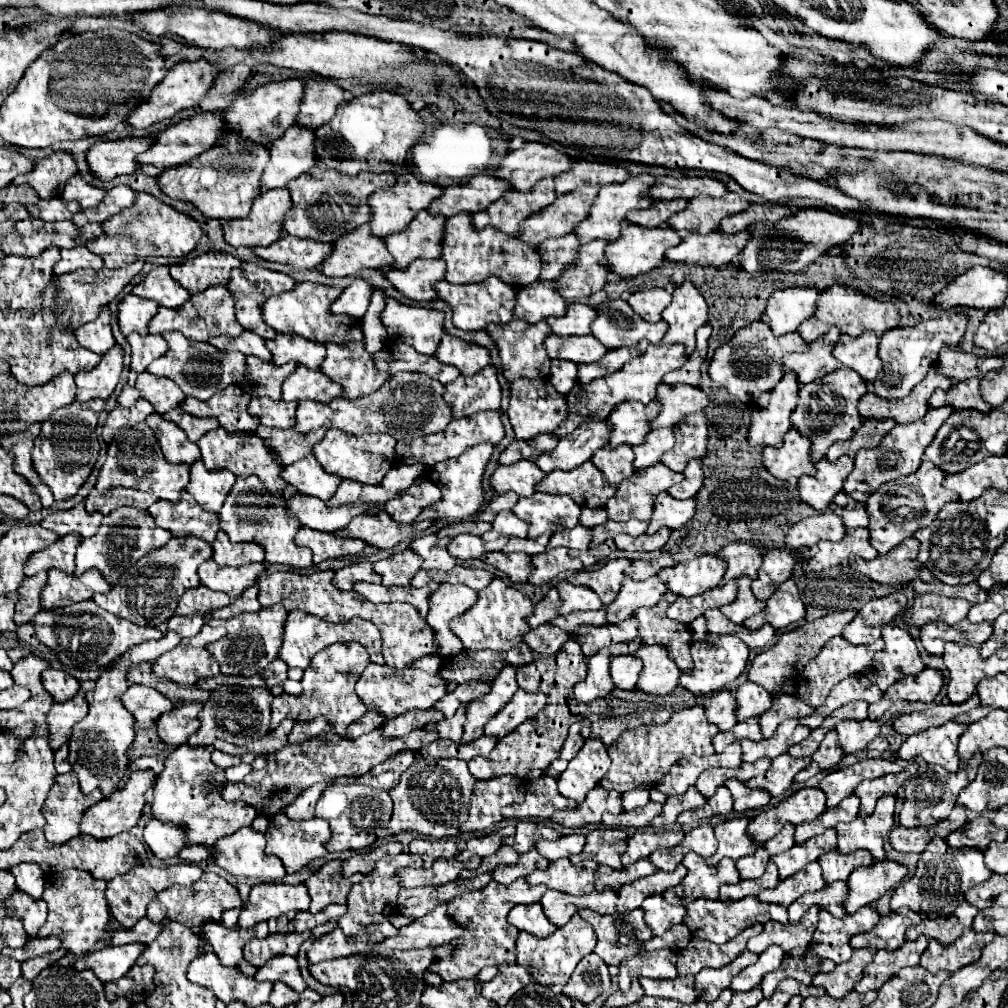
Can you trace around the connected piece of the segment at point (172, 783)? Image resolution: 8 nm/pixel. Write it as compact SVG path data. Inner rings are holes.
M180 746L176 748L164 764L164 772L154 784L152 814L160 822L180 824L186 832L186 846L202 844L208 848L210 856L216 854L216 840L234 834L242 826L252 826L256 810L246 802L224 802L220 788L224 786L224 770L216 768L210 760L212 746Z

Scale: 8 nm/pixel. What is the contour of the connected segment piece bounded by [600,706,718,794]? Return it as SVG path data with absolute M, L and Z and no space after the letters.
M702 706L686 708L680 712L674 712L670 720L662 726L640 726L636 730L622 732L620 740L608 748L608 754L612 758L612 766L608 774L600 780L600 786L606 790L616 790L620 794L634 790L634 788L646 788L650 790L672 764L676 764L682 758L688 758L692 754L696 756L710 756L714 754L712 738L718 734L716 724L708 722L704 716Z

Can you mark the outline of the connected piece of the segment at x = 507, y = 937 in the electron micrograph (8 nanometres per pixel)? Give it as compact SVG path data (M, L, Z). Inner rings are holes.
M524 878L514 880L512 884L496 884L490 880L482 890L468 892L452 902L448 902L448 914L456 918L458 924L464 924L464 936L452 944L434 948L434 962L428 966L430 972L438 974L444 982L456 982L462 978L476 976L486 966L516 964L516 936L518 930L506 922L508 912L518 904L534 904L544 896L542 886L530 886Z

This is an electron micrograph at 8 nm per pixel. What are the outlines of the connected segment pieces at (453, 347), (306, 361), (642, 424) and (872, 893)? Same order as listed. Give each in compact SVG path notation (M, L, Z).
M448 334L442 336L434 356L442 364L456 366L460 370L460 374L464 374L464 376L474 376L476 372L480 372L484 366L490 364L490 356L482 346L468 344L460 338L452 338Z
M278 334L274 340L266 340L266 348L272 352L272 364L296 362L306 368L320 368L326 356L324 344L310 342L302 336Z
M656 400L652 404L640 404L640 402L618 404L606 420L612 426L608 444L612 448L620 444L628 444L628 446L642 444L646 434L650 432L652 418L658 414L658 406L660 404Z
M874 862L870 868L856 868L848 878L848 896L844 900L846 914L876 902L882 894L900 886L908 870L898 862Z

